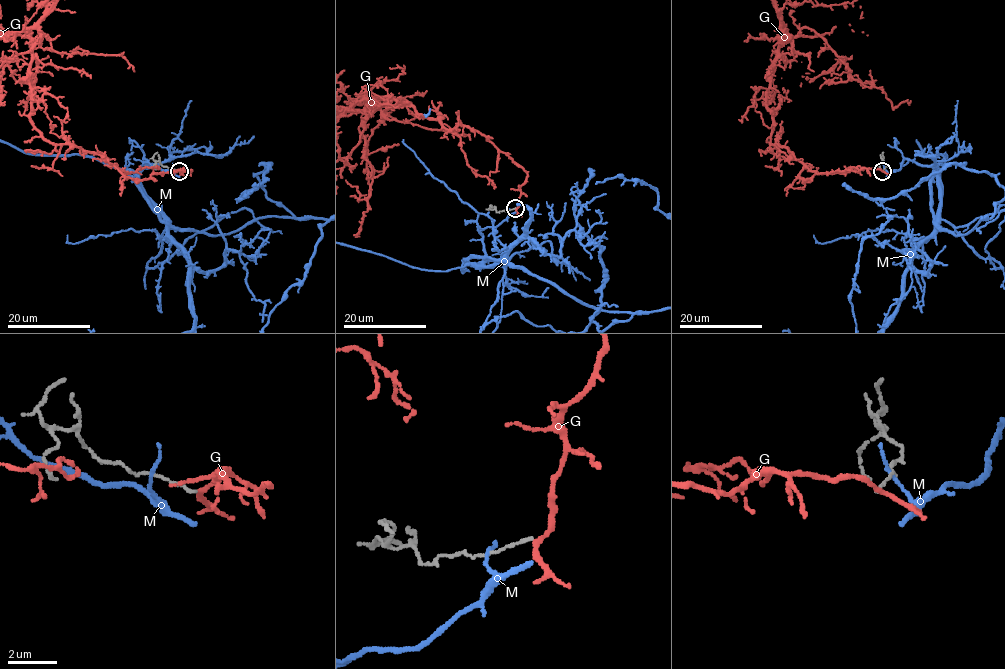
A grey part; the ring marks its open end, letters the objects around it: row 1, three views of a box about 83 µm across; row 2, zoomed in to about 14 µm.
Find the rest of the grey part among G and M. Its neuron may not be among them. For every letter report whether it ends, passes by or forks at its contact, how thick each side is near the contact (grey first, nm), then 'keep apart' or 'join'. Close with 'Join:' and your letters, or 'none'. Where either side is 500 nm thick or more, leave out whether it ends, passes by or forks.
G: it passes by | 120/170 nm | keep apart
M: it passes by | 90/110 nm | keep apart
Join: none

